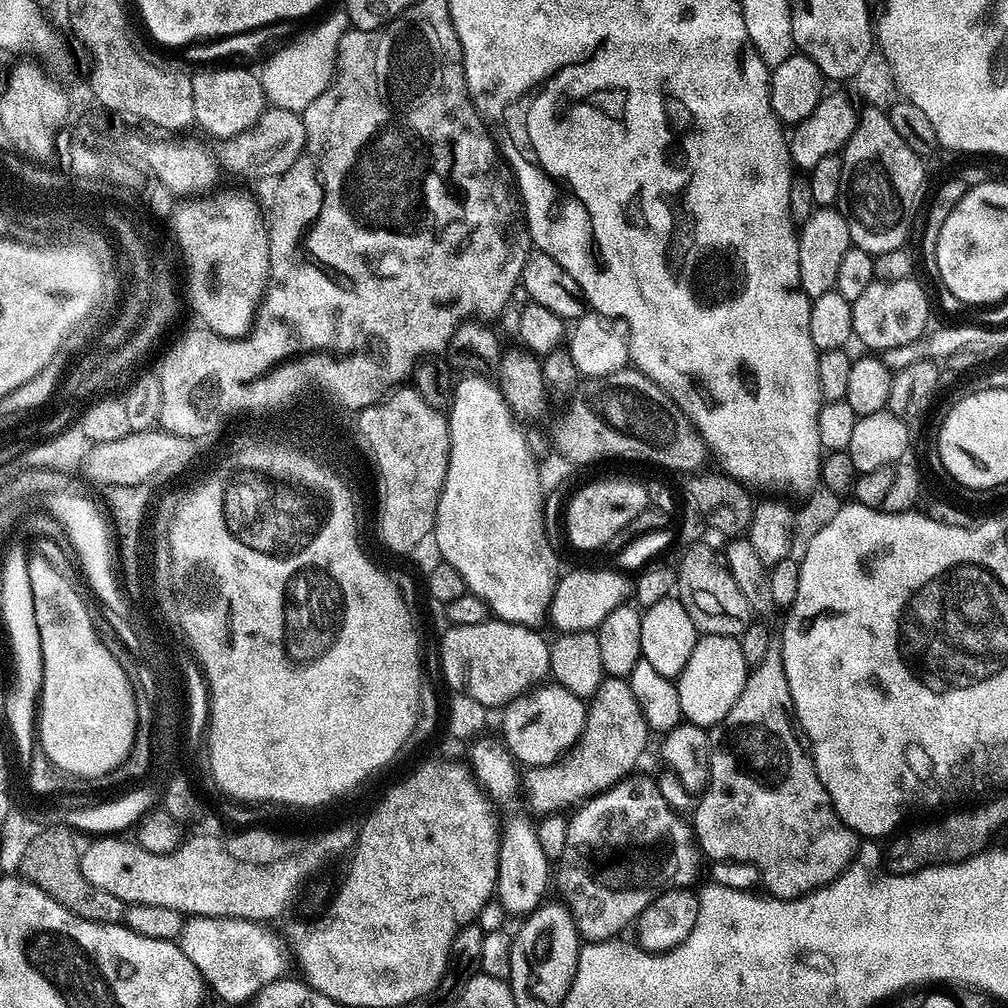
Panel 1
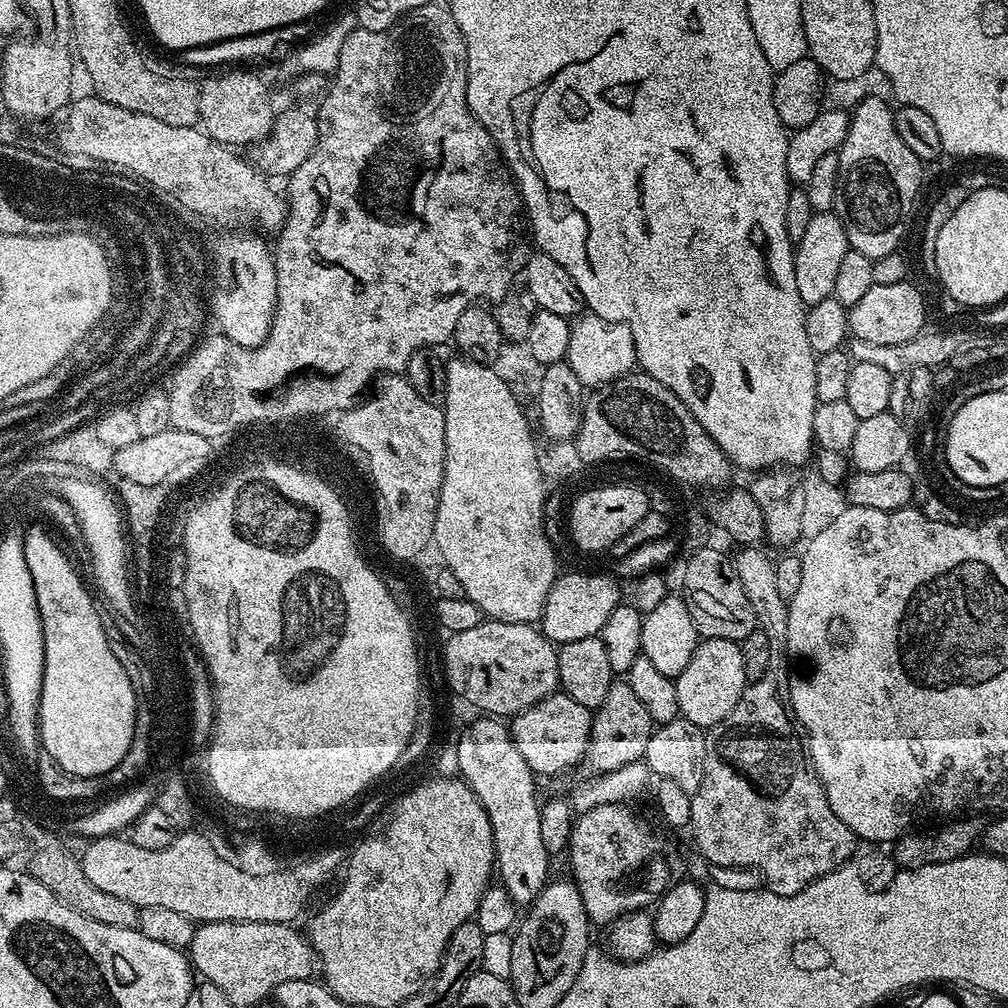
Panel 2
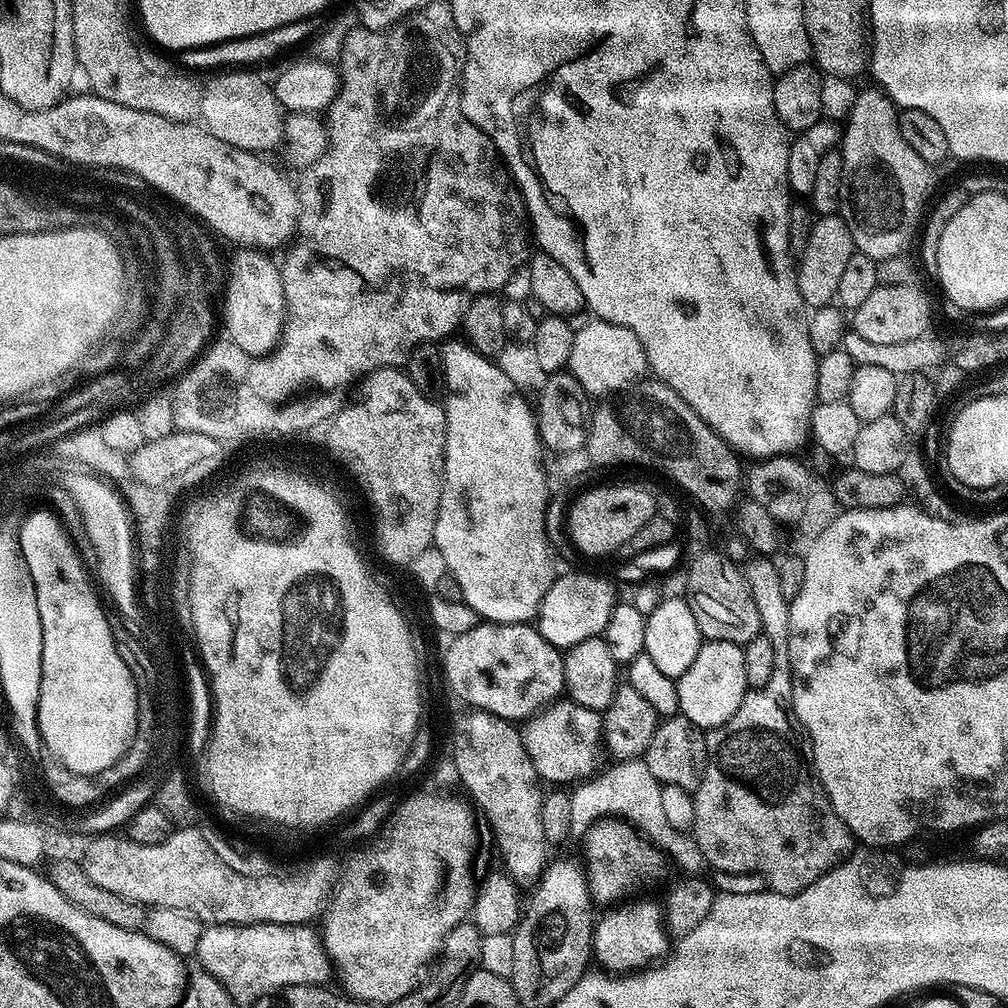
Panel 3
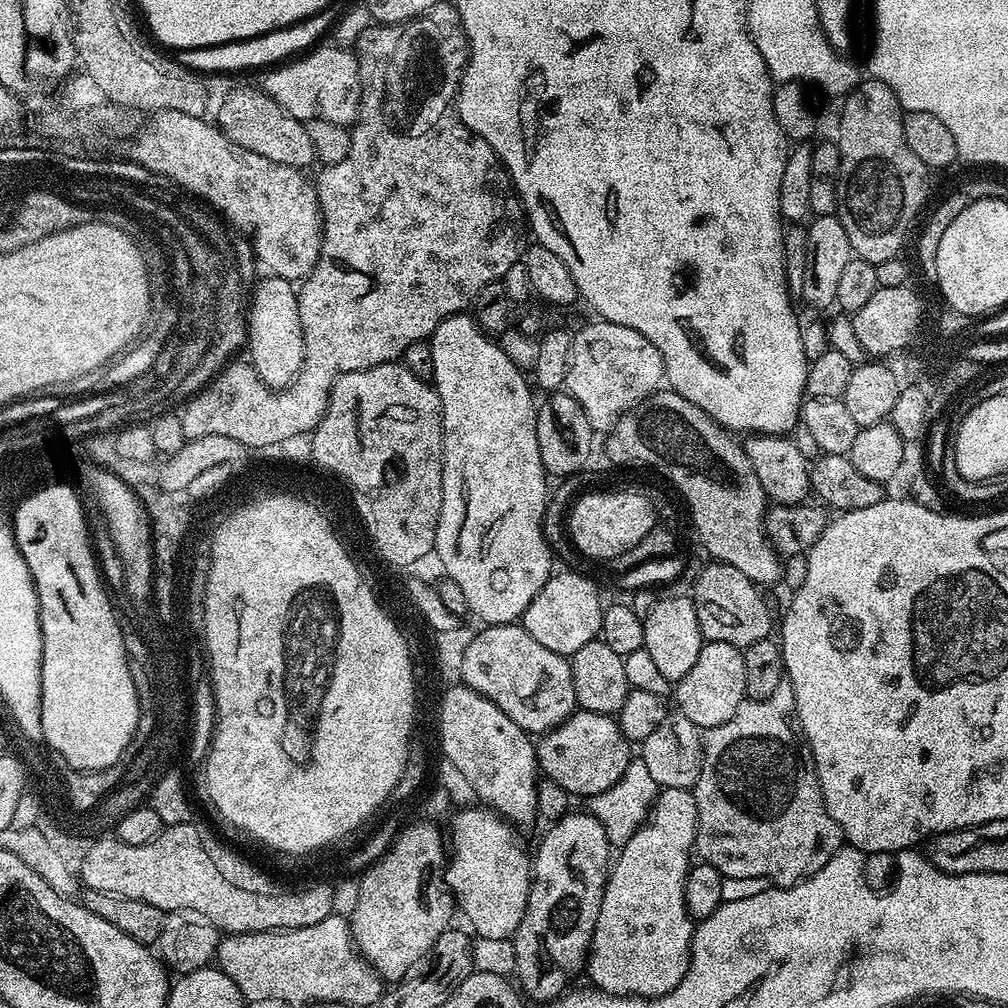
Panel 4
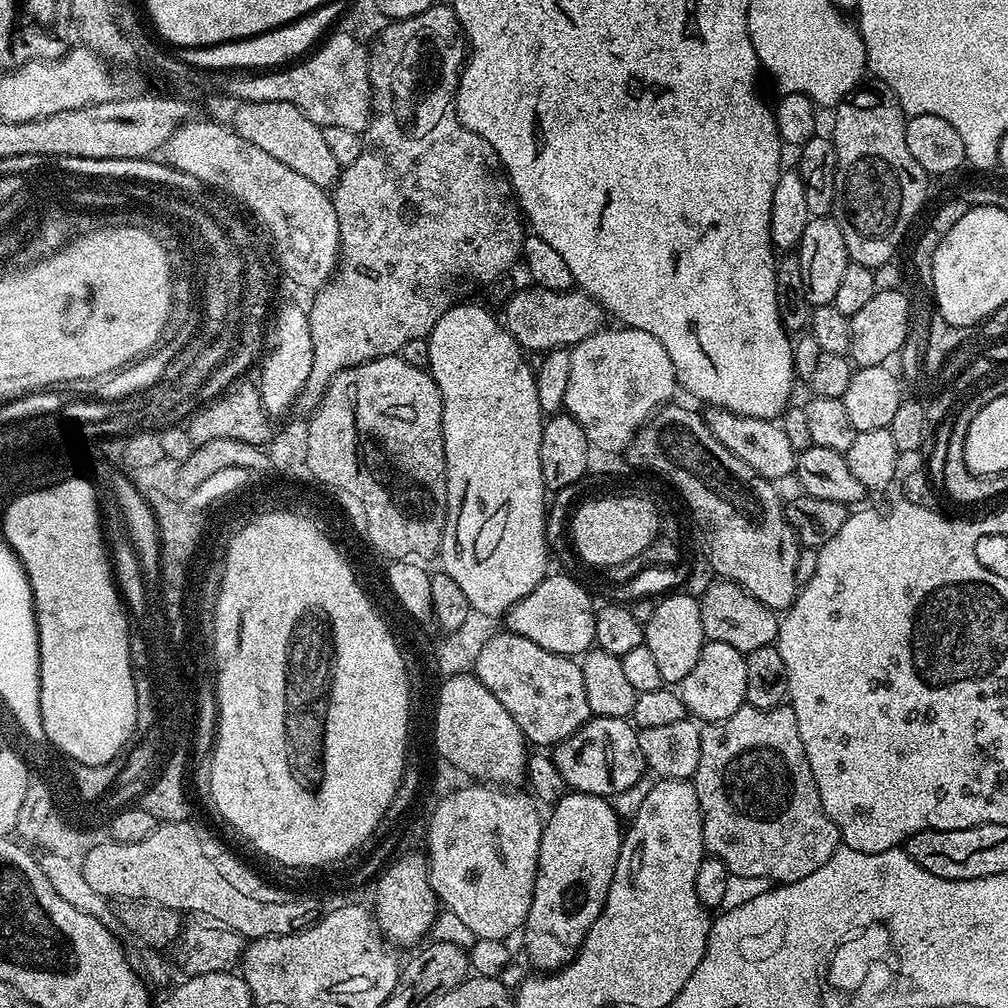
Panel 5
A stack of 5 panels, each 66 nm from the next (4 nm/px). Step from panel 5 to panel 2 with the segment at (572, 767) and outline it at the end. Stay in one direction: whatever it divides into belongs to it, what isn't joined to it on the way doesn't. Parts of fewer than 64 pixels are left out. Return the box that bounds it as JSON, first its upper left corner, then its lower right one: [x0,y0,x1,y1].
[510,694,593,777]

